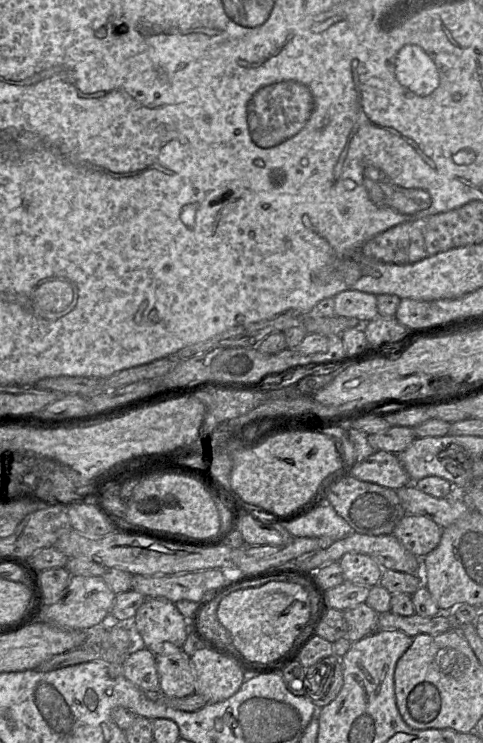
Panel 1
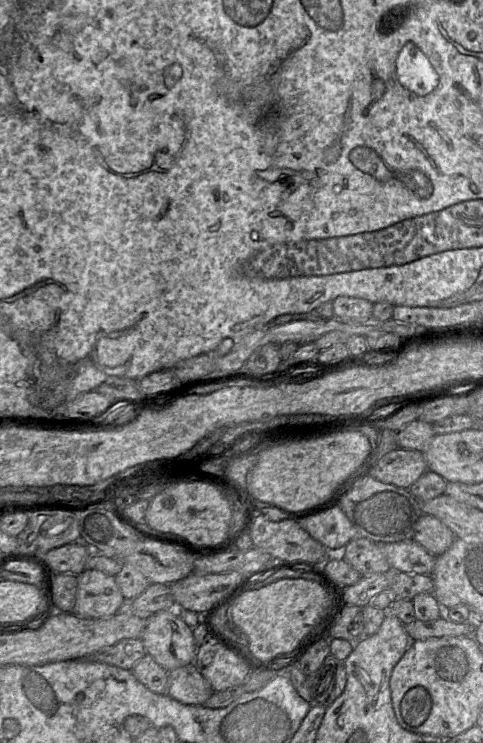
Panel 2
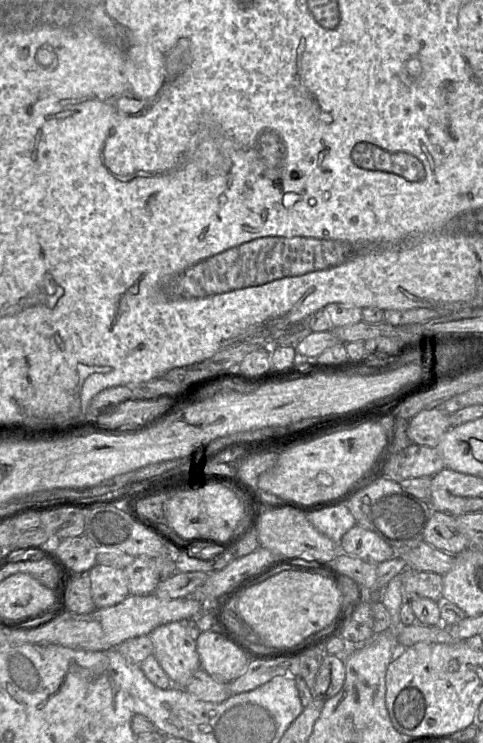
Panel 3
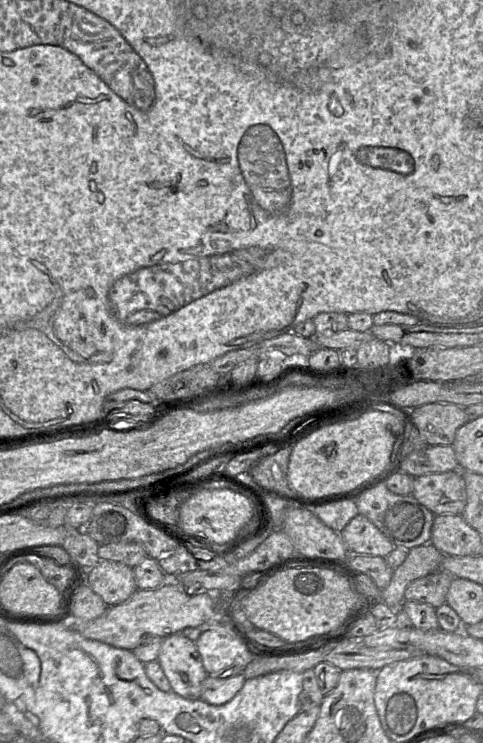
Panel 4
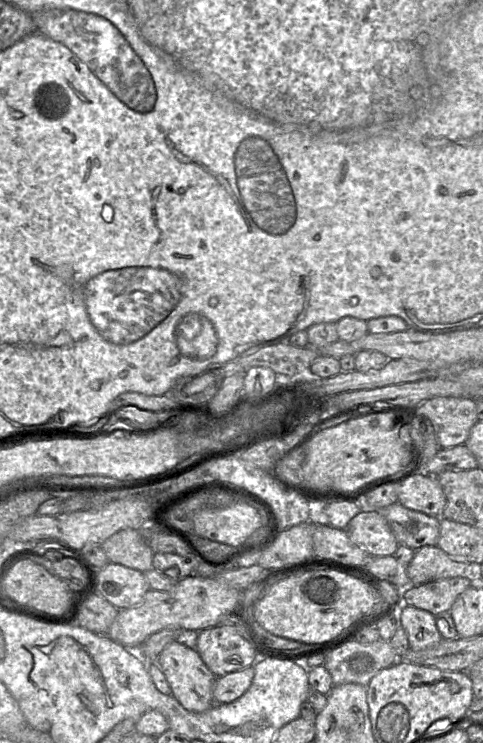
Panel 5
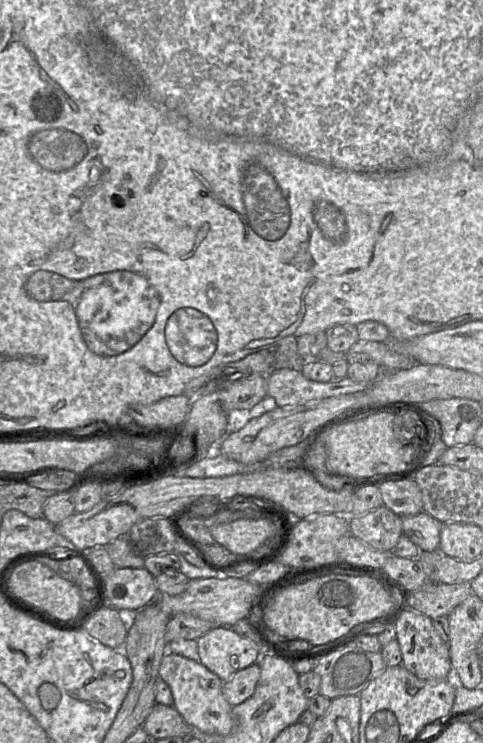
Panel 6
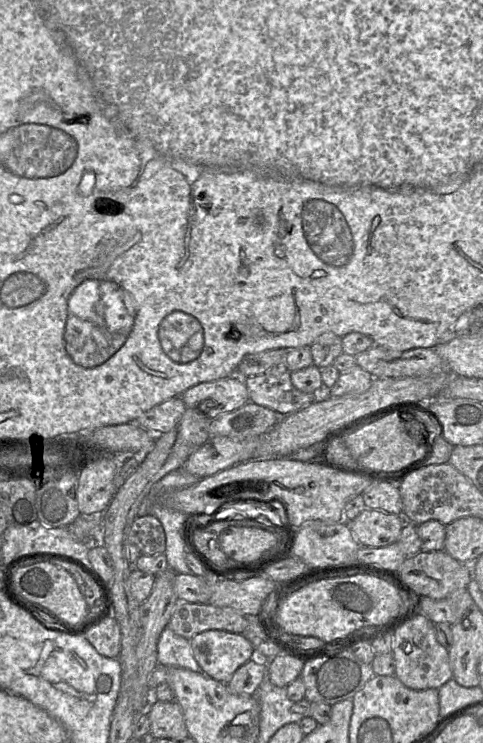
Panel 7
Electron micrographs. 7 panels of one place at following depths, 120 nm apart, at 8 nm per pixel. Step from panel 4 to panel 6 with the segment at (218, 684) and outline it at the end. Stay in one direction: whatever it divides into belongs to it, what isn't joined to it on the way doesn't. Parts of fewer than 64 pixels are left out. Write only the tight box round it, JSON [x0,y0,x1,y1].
[223,664,261,707]

